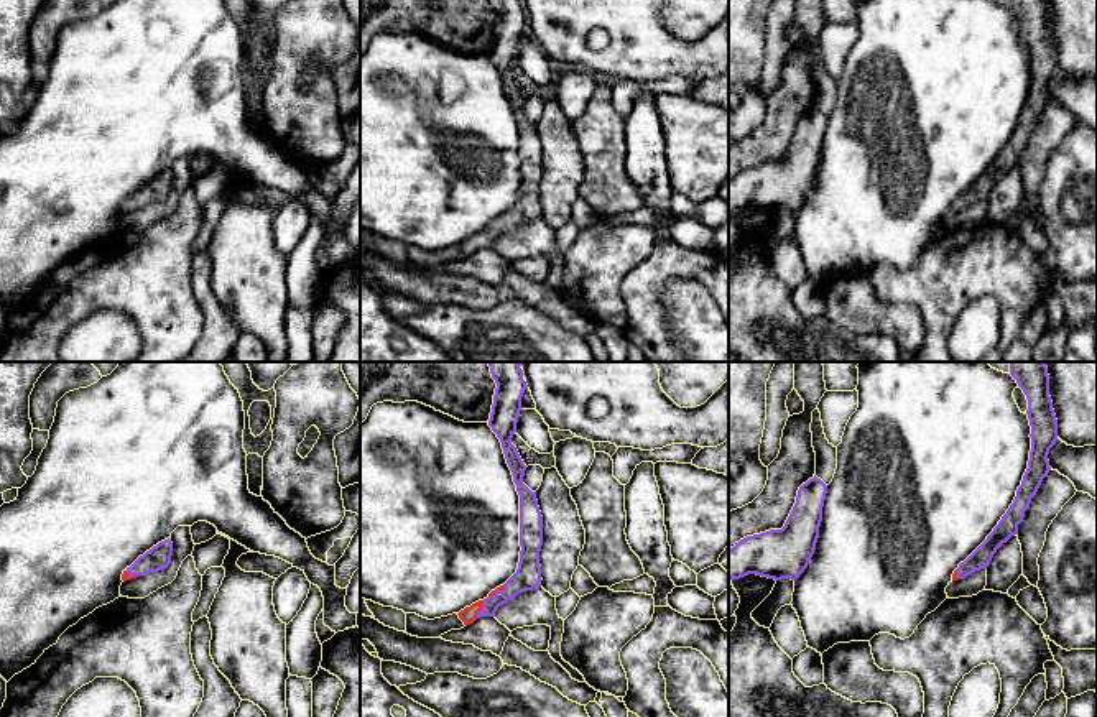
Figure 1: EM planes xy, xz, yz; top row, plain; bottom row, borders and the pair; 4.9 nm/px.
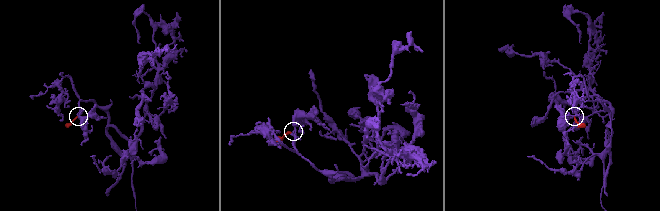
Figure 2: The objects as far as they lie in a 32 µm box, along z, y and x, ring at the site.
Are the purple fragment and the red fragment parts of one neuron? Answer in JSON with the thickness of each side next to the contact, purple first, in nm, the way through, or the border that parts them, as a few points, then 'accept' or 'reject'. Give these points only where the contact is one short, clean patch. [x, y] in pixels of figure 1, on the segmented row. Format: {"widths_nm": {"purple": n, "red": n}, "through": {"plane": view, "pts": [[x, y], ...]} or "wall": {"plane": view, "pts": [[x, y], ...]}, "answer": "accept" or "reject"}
{"widths_nm": {"purple": 110, "red": 80}, "through": {"plane": "xz", "pts": [[523, 579], [482, 609], [469, 614]]}, "answer": "accept"}

